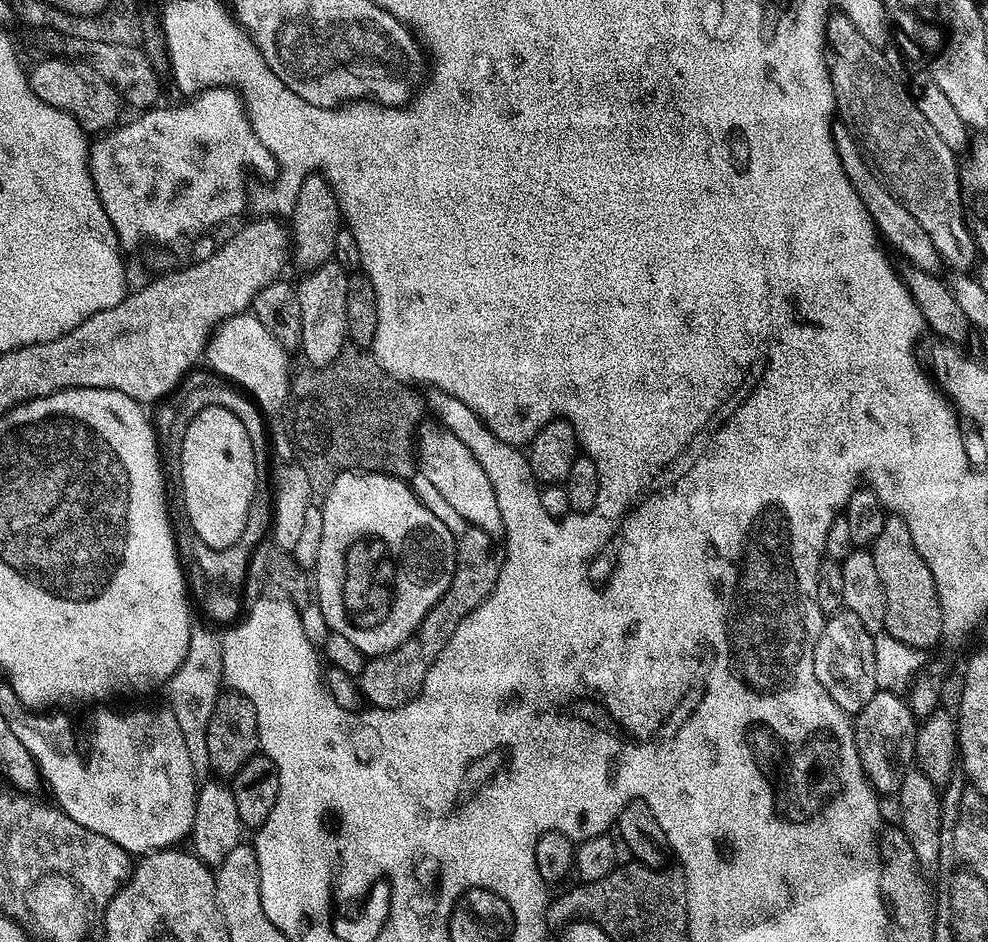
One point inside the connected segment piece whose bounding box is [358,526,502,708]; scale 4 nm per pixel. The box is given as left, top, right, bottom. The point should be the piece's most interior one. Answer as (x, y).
(389, 681)

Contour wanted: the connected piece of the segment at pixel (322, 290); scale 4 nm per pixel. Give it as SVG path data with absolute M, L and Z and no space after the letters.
M325 262L313 268L301 284L295 285L298 310L302 318L302 338L299 351L304 352L309 365L324 368L332 364L345 351L348 340L346 326L346 286L349 273L333 262Z

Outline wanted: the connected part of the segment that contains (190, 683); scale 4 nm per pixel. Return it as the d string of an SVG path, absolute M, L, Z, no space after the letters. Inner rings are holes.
M193 627L186 658L182 658L182 666L178 666L178 670L166 685L169 700L167 703L174 716L178 718L178 726L182 726L182 738L186 738L186 750L190 750L190 762L198 774L209 767L206 730L210 726L210 714L214 710L214 702L220 696L224 684L220 641L221 637L215 636L210 629Z

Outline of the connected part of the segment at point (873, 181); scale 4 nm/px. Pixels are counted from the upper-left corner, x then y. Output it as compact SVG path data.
M836 122L836 125L831 125L830 131L836 153L842 164L842 170L846 178L850 180L850 186L854 188L858 198L862 200L862 206L866 206L870 218L876 224L877 233L883 237L886 244L886 239L888 239L889 245L887 244L887 247L893 253L896 251L898 255L905 256L911 267L923 272L939 273L941 271L939 268L942 268L942 261L938 250L934 248L933 242L930 242L929 235L922 230L921 226L918 226L917 220L902 206L902 202L898 202L898 198L894 198L890 194L888 187L868 169L868 165L860 157L860 151L854 142L854 138L848 133L848 127L843 122Z

